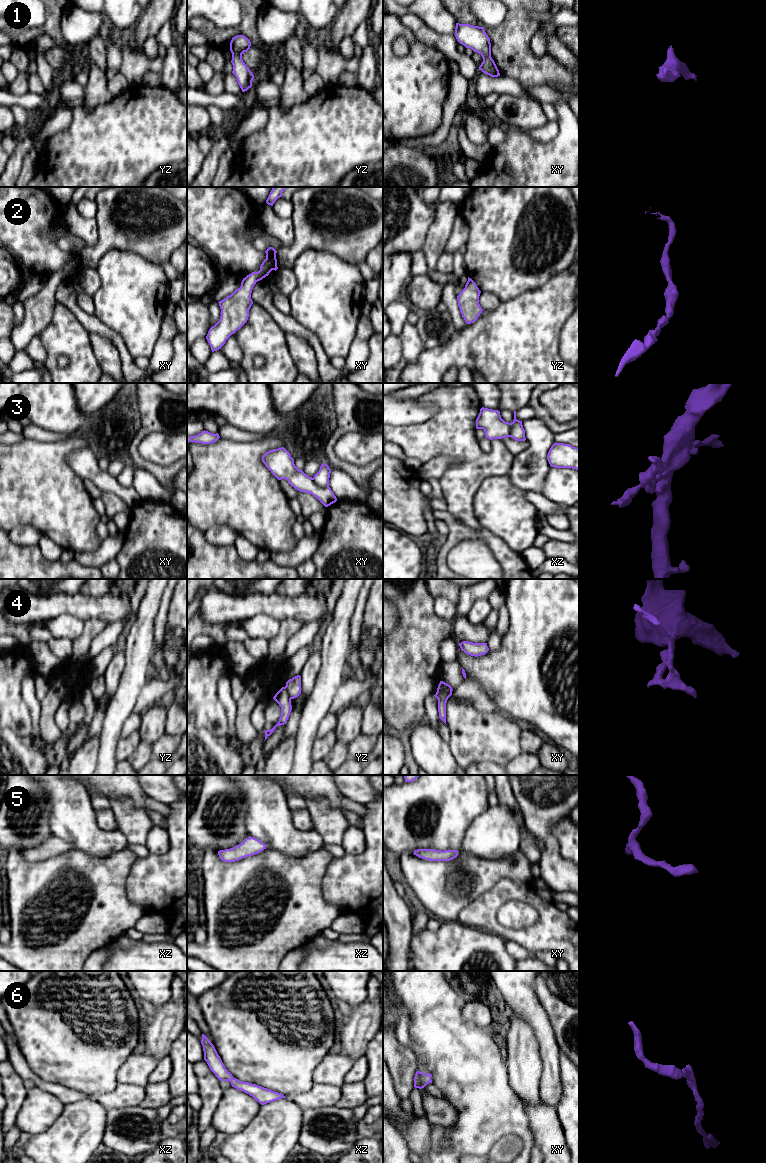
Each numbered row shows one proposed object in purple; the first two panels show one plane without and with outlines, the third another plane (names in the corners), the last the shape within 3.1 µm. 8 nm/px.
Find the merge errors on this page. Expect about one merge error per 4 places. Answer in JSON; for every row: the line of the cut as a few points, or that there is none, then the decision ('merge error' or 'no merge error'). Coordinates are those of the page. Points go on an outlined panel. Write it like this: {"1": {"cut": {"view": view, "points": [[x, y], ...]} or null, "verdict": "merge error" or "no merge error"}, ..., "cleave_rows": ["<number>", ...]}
{"1": {"cut": null, "verdict": "no merge error"}, "2": {"cut": null, "verdict": "no merge error"}, "3": {"cut": {"view": "xz", "points": [[521, 422], [512, 423], [510, 436]]}, "verdict": "merge error"}, "4": {"cut": {"view": "xy", "points": [[451, 691], [437, 692]]}, "verdict": "merge error"}, "5": {"cut": null, "verdict": "no merge error"}, "6": {"cut": null, "verdict": "no merge error"}, "cleave_rows": ["3", "4"]}

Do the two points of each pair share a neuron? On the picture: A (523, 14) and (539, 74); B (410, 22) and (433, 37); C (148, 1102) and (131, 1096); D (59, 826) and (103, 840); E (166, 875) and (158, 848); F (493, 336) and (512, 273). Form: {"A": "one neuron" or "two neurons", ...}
{"A": "one neuron", "B": "one neuron", "C": "two neurons", "D": "one neuron", "E": "two neurons", "F": "two neurons"}

